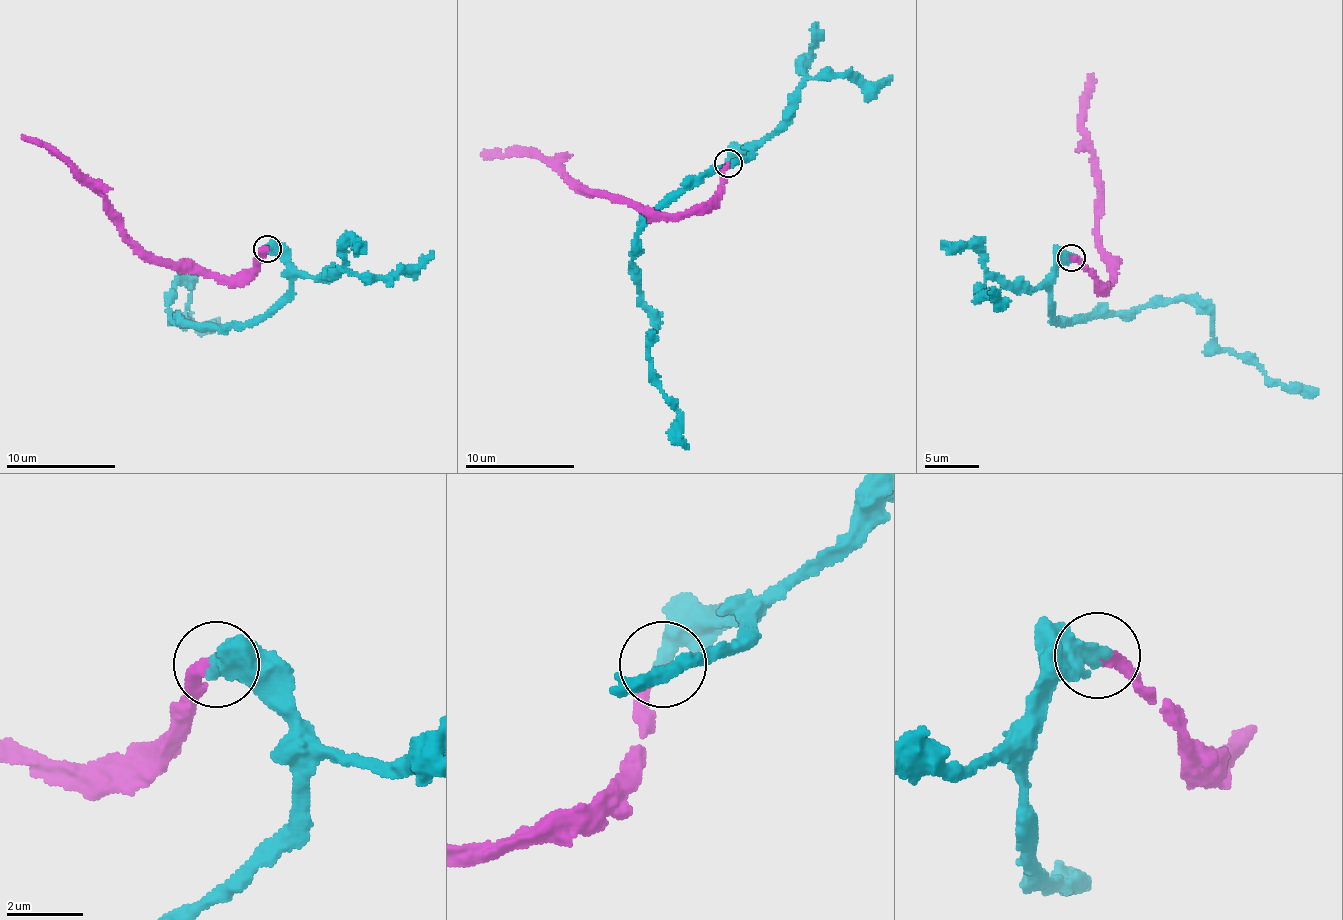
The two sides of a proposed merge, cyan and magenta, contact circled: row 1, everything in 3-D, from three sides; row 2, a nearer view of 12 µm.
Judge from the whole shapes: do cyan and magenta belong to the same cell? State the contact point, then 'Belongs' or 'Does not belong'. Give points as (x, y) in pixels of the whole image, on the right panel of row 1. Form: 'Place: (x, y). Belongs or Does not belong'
Place: (1071, 257). Belongs

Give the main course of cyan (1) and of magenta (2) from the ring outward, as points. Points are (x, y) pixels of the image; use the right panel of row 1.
1: (1070, 257), (1052, 276), (1054, 320), (1200, 302), (1222, 349), (1252, 358), (1274, 380), (1318, 394)
2: (1070, 257), (1105, 288), (1110, 265), (1098, 237), (1097, 168), (1083, 130), (1093, 73)

